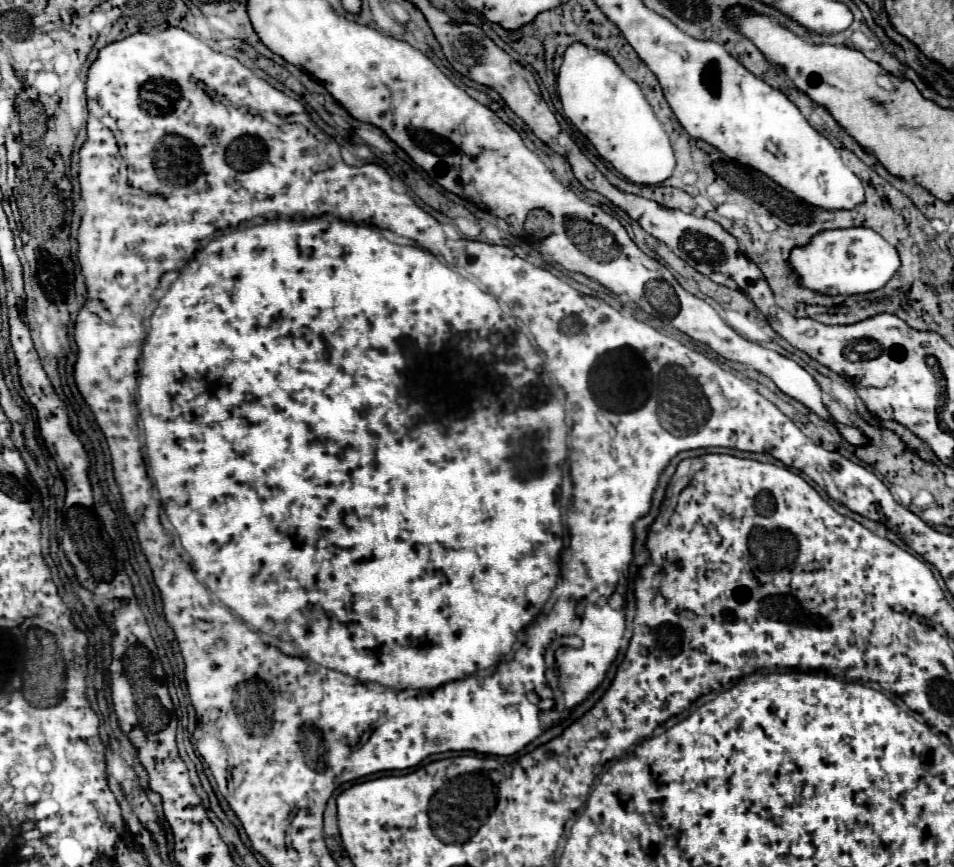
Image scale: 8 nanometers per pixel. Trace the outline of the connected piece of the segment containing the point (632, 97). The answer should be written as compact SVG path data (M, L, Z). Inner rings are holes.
M582 44L568 46L558 74L558 94L564 114L592 142L598 154L608 160L630 182L654 186L674 172L676 160L660 120L654 116L640 86L628 78L618 64Z

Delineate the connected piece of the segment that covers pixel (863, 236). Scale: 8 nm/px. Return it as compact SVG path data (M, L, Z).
M838 228L814 234L806 246L792 248L788 266L798 276L798 284L808 290L828 296L852 296L882 288L900 268L900 258L896 248L870 228Z

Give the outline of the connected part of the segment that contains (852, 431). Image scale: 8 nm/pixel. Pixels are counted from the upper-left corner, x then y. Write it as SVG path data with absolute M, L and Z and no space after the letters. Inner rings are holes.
M836 424L836 426L838 426L838 430L840 430L840 434L842 434L850 444L862 446L862 444L866 442L864 434L862 434L858 428L854 428L854 426L850 426L850 424Z

